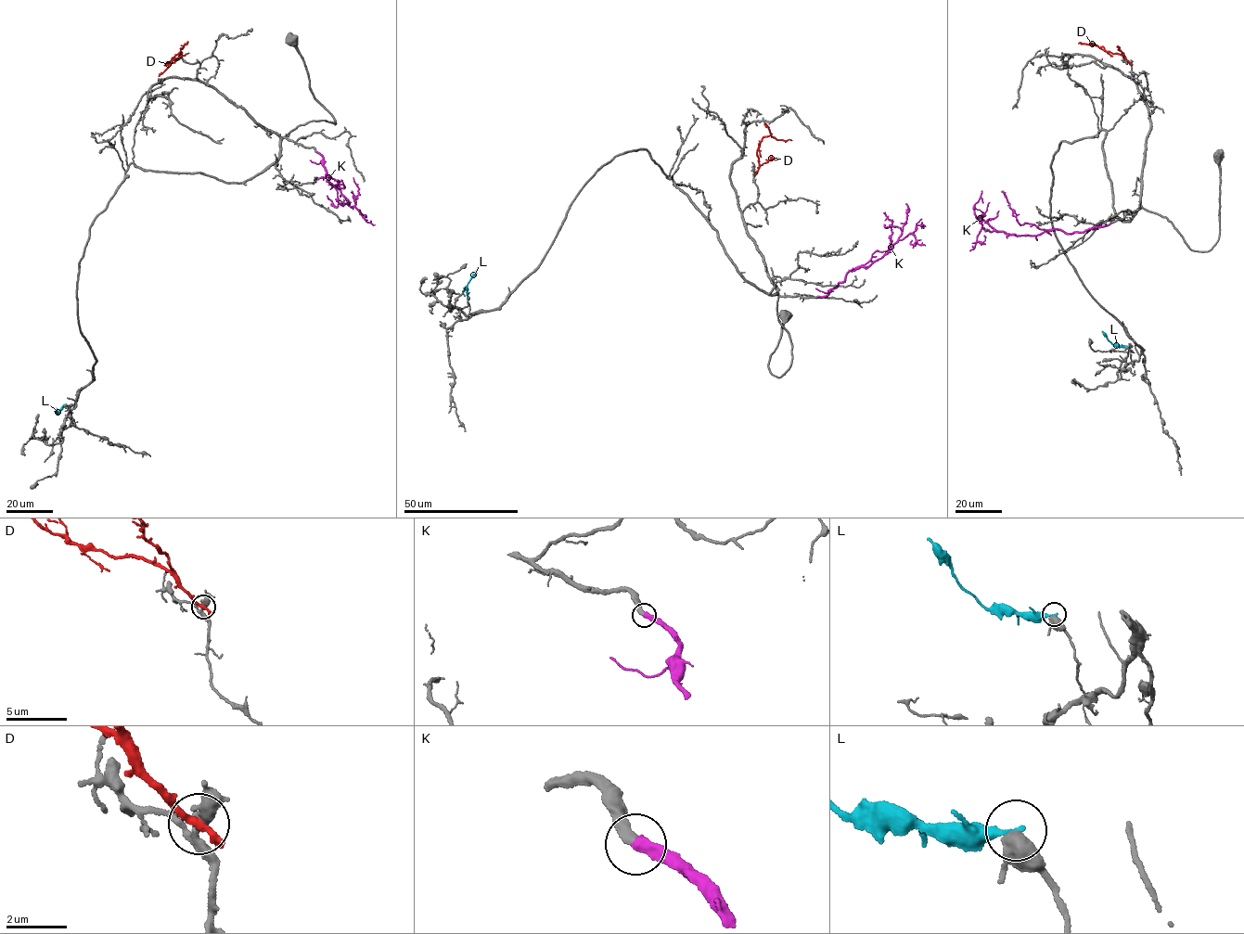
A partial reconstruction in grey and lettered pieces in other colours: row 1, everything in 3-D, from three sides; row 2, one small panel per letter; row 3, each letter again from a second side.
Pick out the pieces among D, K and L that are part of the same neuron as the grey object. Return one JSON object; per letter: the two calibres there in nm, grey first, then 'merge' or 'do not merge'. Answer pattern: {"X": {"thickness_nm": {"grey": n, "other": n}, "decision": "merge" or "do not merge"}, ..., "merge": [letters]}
{"D": {"thickness_nm": {"grey": 440, "other": 360}, "decision": "do not merge"}, "K": {"thickness_nm": {"grey": 360, "other": 360}, "decision": "merge"}, "L": {"thickness_nm": {"grey": 700, "other": 140}, "decision": "do not merge"}, "merge": ["K"]}

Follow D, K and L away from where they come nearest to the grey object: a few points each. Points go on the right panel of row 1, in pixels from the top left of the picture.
D: (1131, 63), (1123, 57), (1091, 43)
K: (1110, 223), (1070, 234), (1057, 229), (1030, 236), (991, 232), (982, 228), (981, 216), (977, 218), (989, 202)
L: (1126, 346), (1112, 344), (1102, 331)

